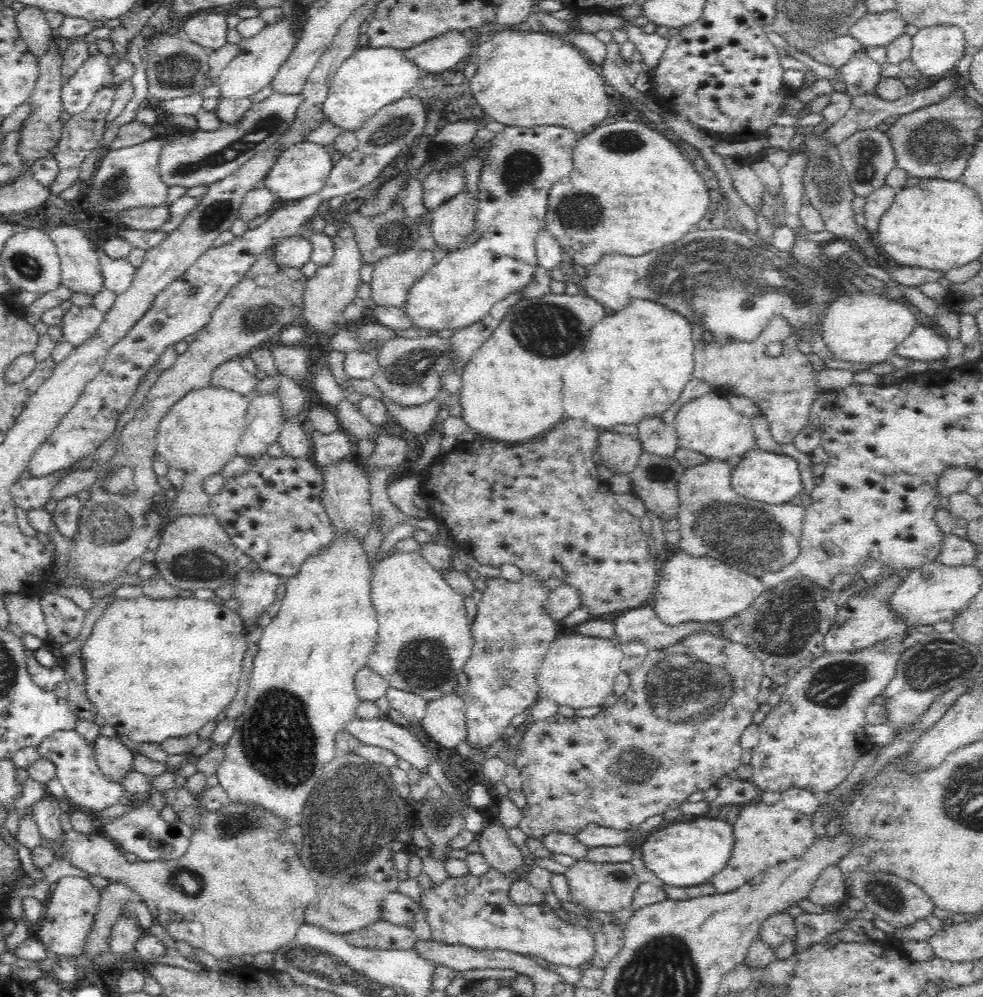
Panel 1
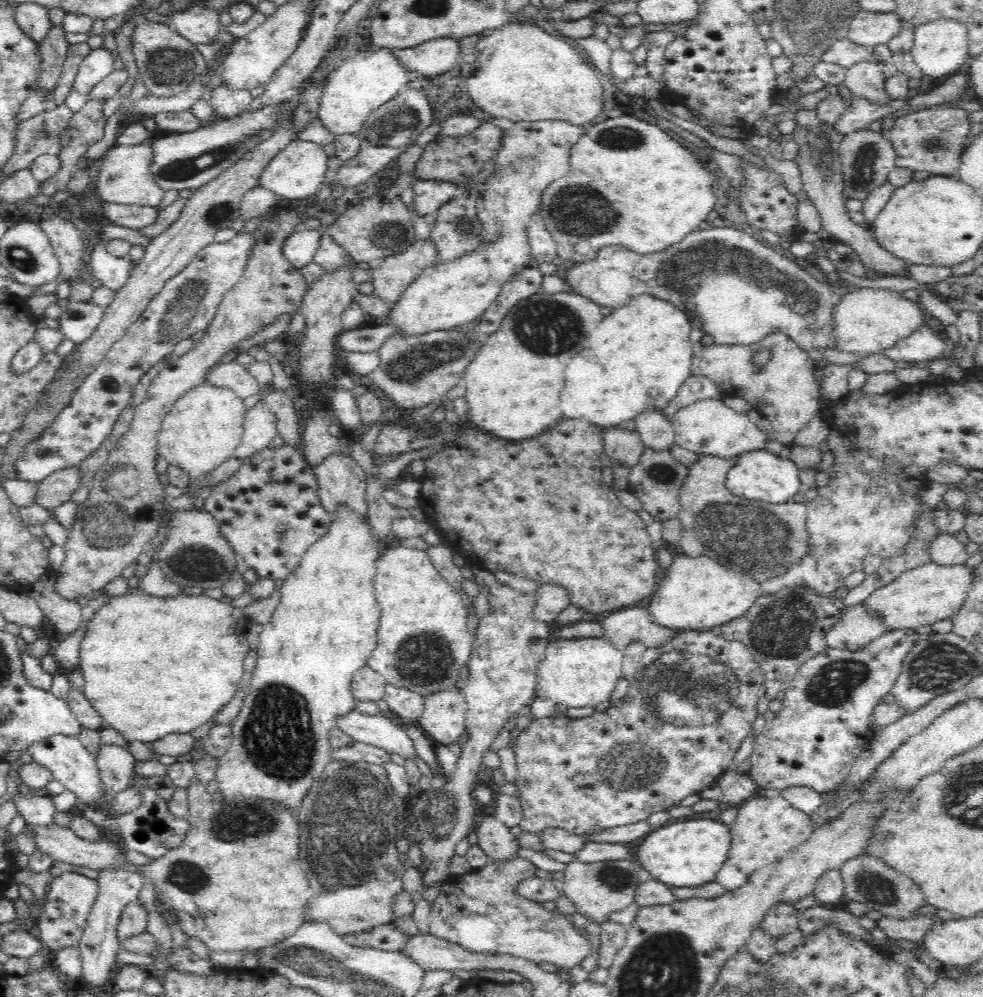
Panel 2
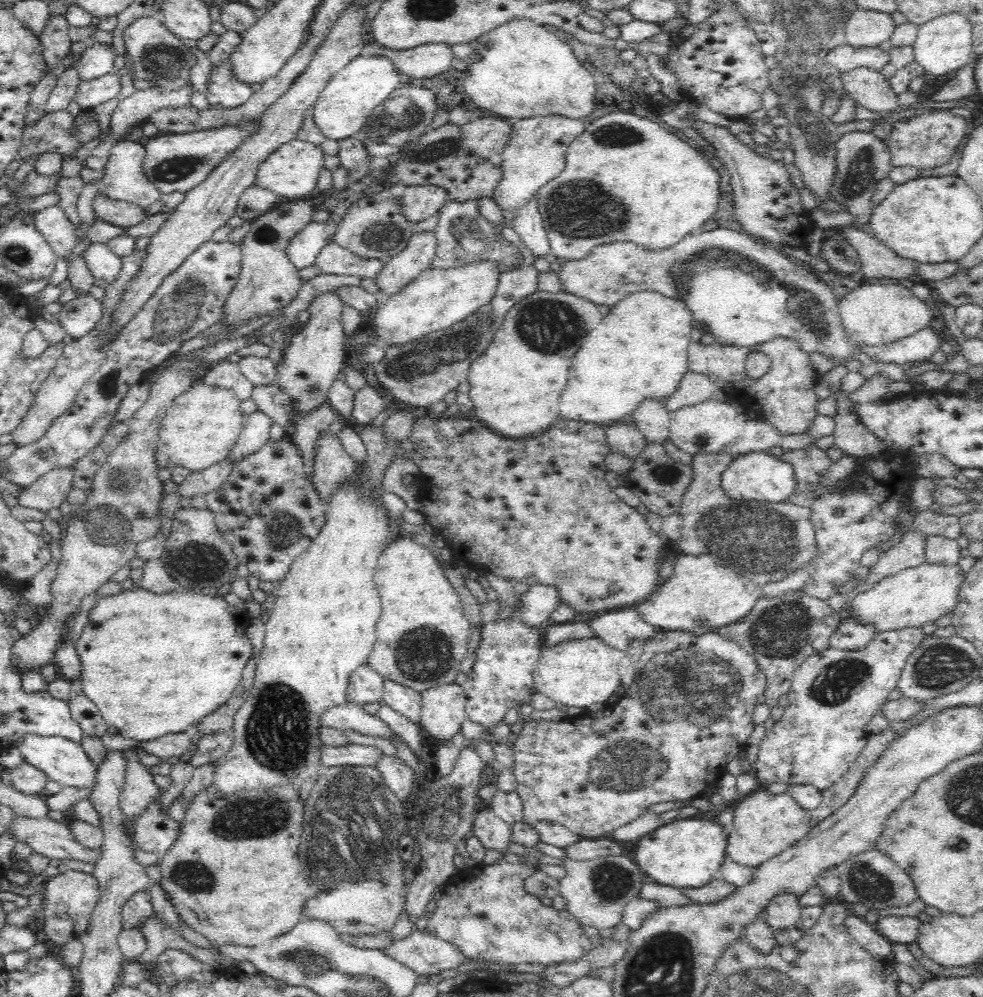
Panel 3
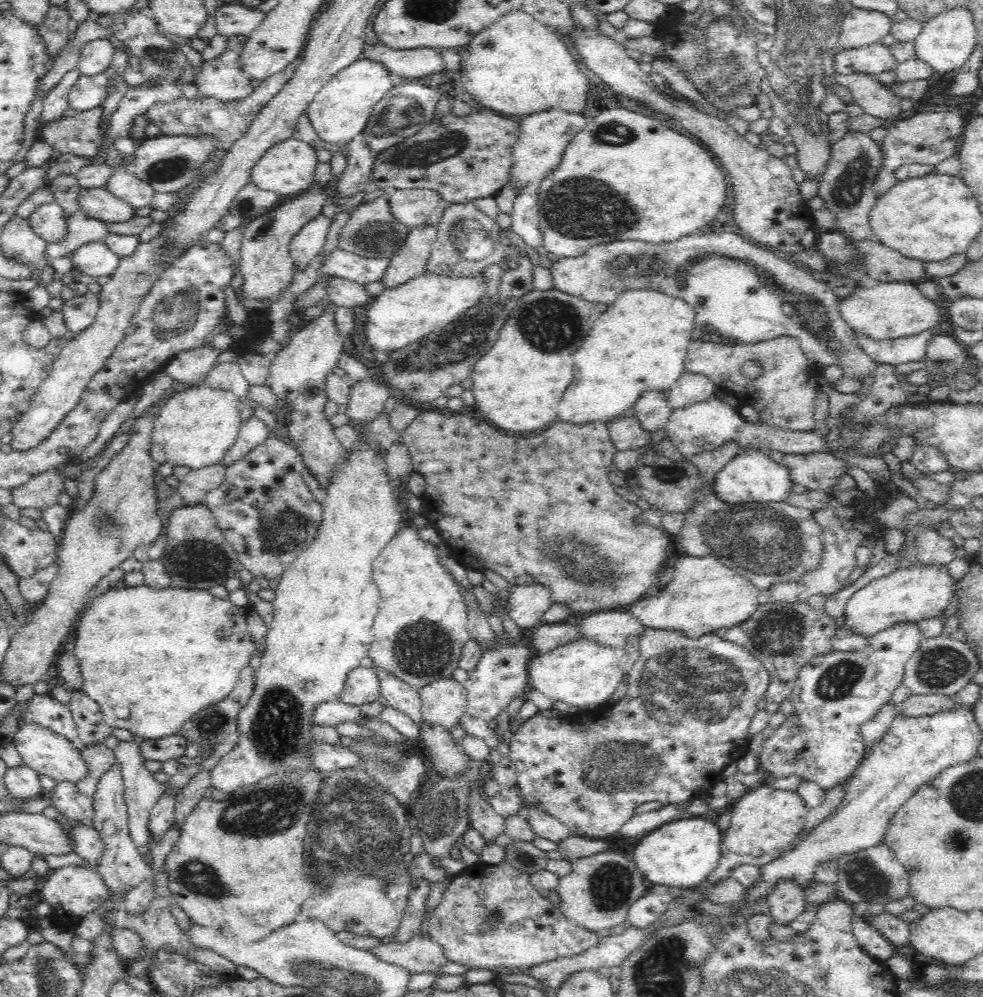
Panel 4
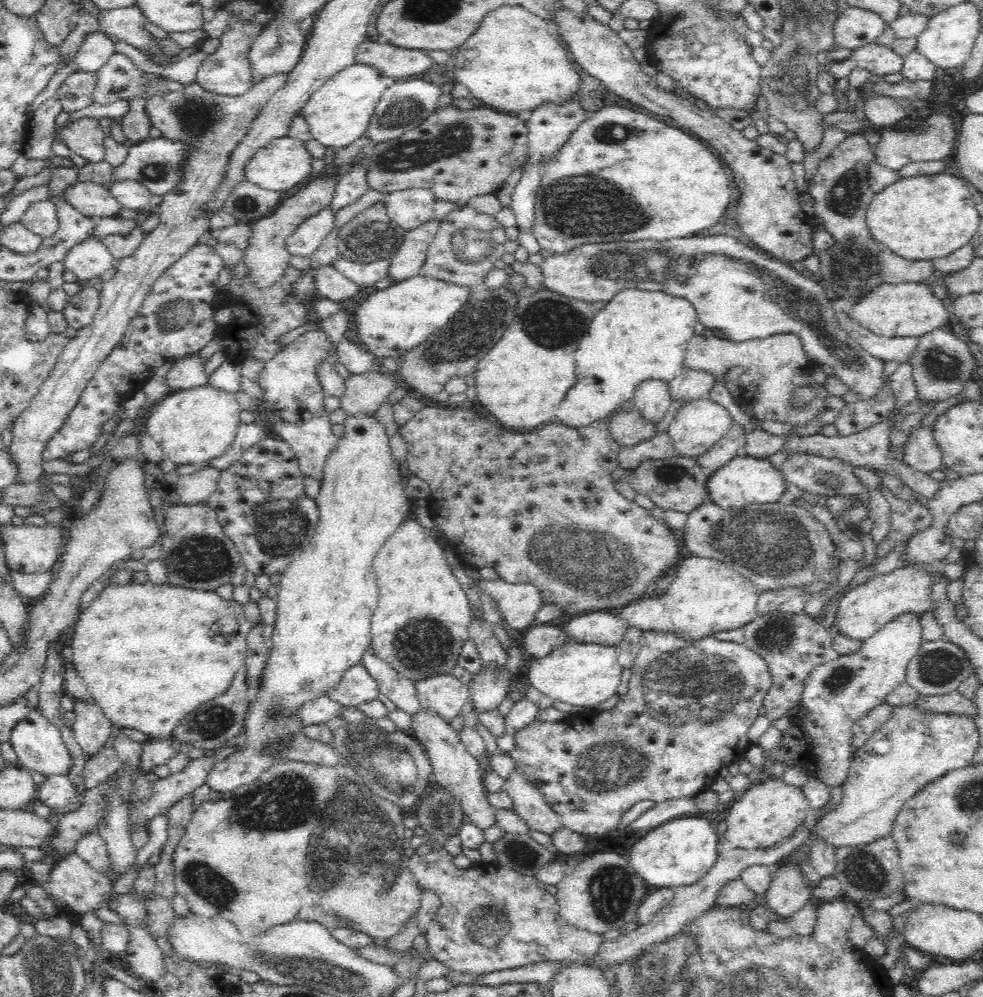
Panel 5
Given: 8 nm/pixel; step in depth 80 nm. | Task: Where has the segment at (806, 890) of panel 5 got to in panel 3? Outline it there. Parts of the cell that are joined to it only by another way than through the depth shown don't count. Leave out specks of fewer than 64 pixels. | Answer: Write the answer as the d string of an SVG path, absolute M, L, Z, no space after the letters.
M778 894L776 897L762 914L762 918L775 933L795 927L802 911L800 898L795 894Z

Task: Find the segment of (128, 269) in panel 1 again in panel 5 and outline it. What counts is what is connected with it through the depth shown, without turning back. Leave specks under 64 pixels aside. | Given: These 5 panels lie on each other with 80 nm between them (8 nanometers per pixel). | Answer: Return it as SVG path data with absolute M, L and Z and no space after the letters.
M89 238L66 254L63 263L66 271L78 276L78 282L90 281L108 272L116 260L108 247L98 238Z

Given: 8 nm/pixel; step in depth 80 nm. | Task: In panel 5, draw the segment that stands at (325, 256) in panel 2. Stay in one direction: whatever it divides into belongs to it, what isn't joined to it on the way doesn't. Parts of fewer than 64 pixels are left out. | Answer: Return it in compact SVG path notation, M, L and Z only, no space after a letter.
M338 255L331 264L341 274L362 287L372 287L376 282L388 276L388 269L391 265L389 260L377 260L374 262L356 262Z

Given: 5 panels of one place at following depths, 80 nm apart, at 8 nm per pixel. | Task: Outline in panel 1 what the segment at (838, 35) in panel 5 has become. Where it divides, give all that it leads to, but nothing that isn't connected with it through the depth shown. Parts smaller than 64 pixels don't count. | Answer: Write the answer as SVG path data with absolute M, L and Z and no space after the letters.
M897 9L880 14L866 12L850 27L849 34L864 47L886 47L905 34L906 25Z

